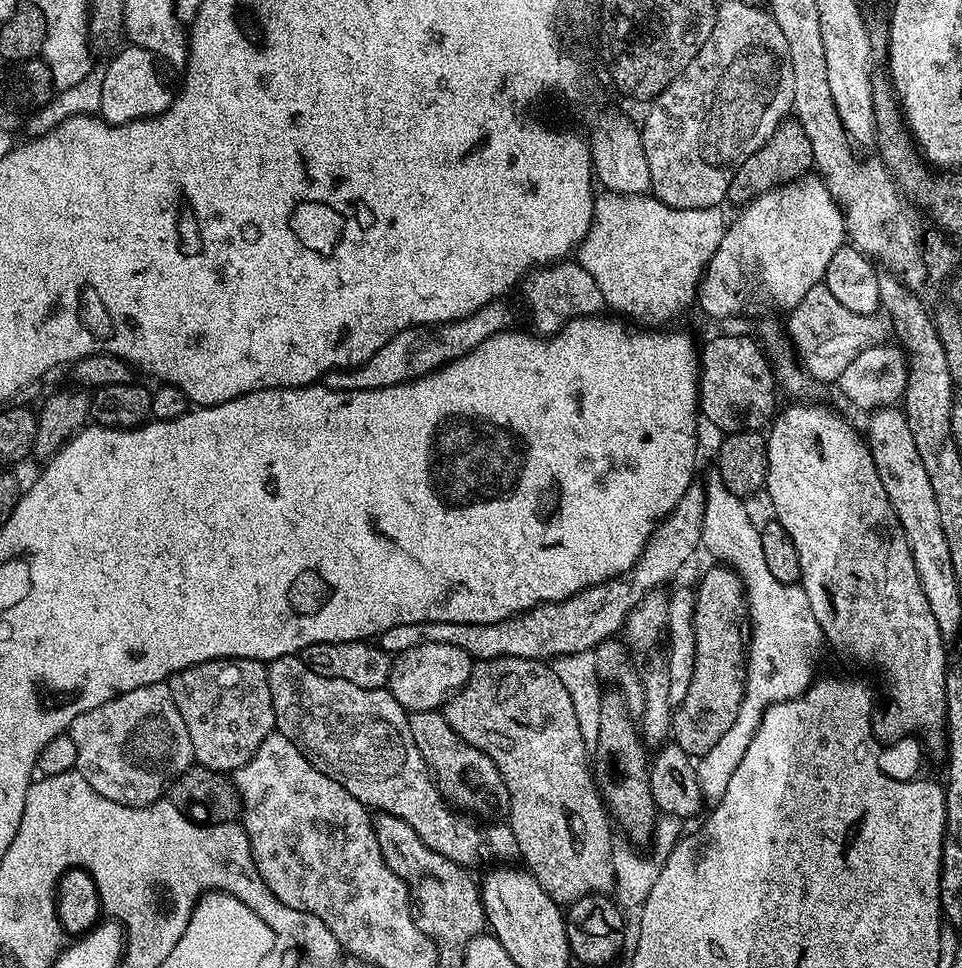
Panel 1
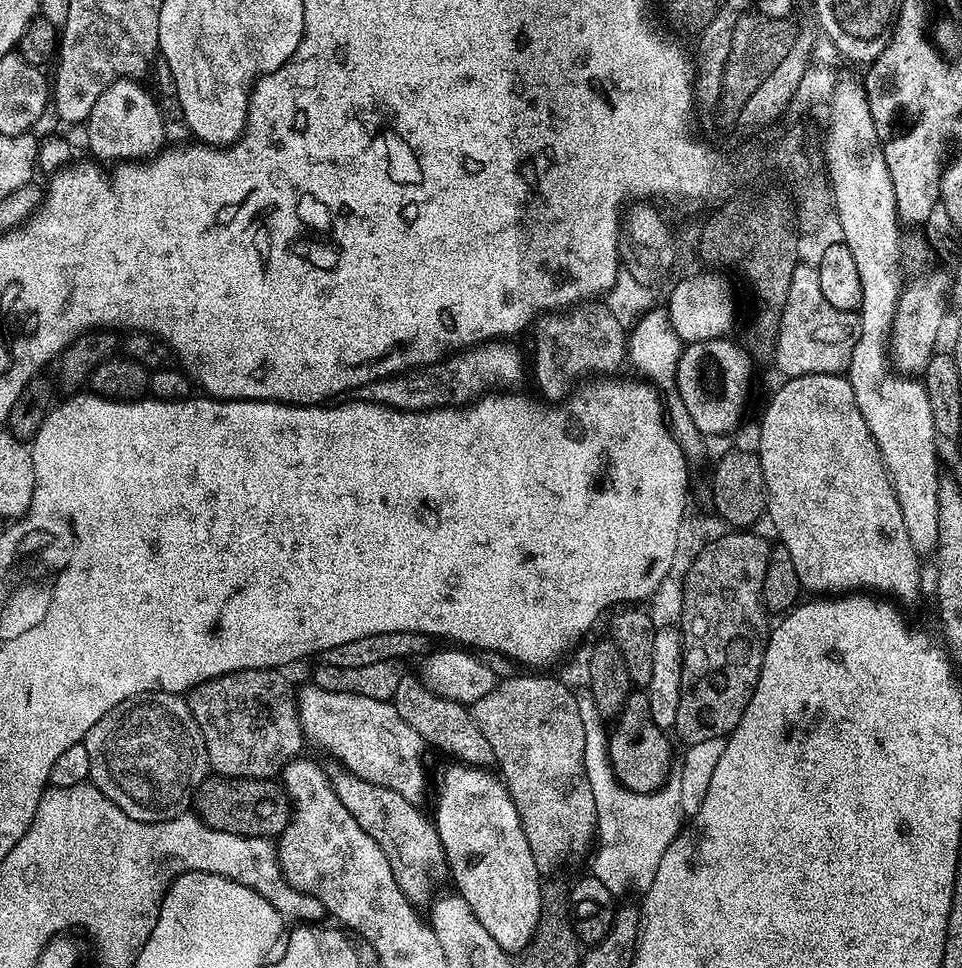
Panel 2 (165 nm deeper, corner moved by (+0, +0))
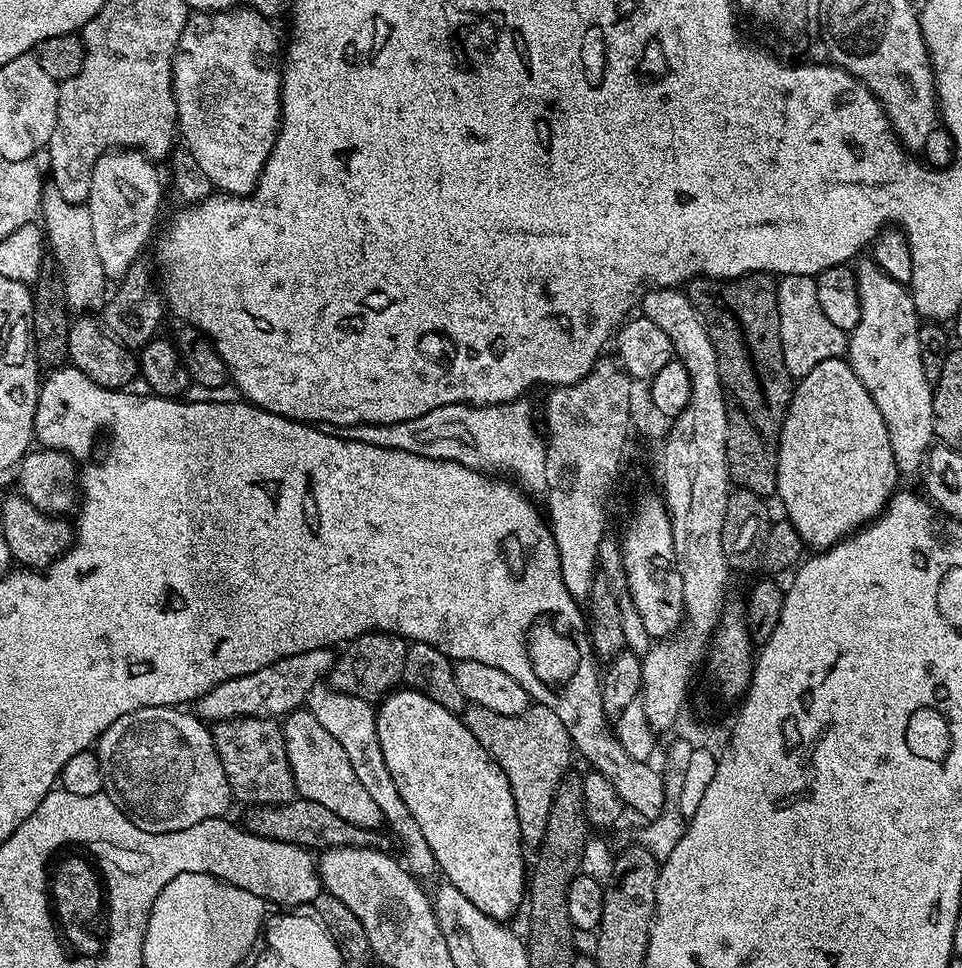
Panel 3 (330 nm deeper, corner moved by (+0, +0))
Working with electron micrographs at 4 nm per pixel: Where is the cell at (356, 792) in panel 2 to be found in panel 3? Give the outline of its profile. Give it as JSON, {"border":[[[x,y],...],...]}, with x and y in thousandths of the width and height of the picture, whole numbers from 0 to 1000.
{"border":[[[319,733],[300,736],[294,741],[295,770],[299,786],[304,792],[304,808],[315,825],[332,829],[339,837],[347,837],[351,845],[364,849],[369,855],[394,856],[397,851],[397,840],[393,829],[385,824],[380,812],[372,808],[372,800],[368,800],[368,791],[364,791],[364,783],[360,783],[360,775],[351,771],[347,761],[339,755]]]}

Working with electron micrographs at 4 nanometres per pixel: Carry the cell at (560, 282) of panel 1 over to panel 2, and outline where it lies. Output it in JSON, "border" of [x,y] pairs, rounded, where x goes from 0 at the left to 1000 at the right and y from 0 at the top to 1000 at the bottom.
{"border":[[[607,316],[594,324],[576,324],[556,336],[557,397],[561,400],[560,408],[567,414],[582,415],[594,410],[597,405],[595,400],[606,388],[628,390],[631,384],[640,384],[644,379],[650,379],[653,367],[651,338],[630,317],[615,317],[620,316]]]}

